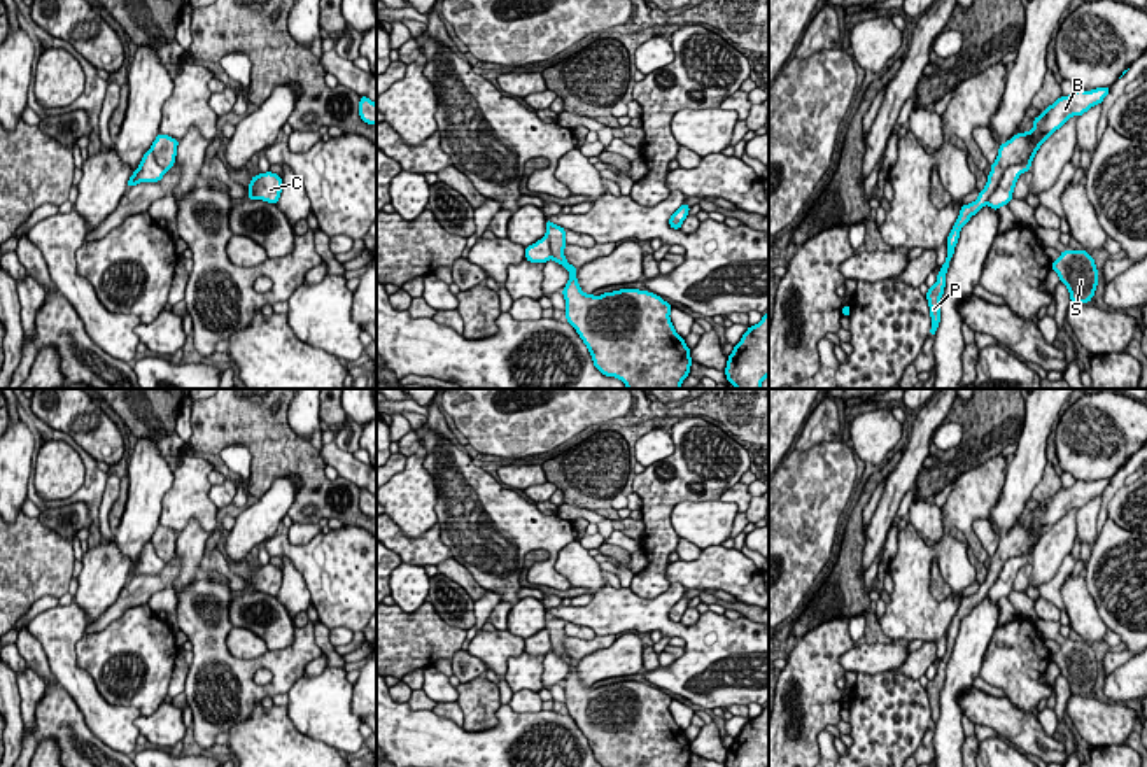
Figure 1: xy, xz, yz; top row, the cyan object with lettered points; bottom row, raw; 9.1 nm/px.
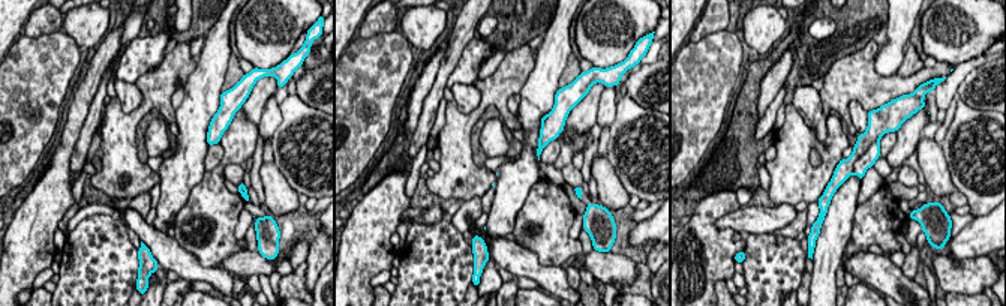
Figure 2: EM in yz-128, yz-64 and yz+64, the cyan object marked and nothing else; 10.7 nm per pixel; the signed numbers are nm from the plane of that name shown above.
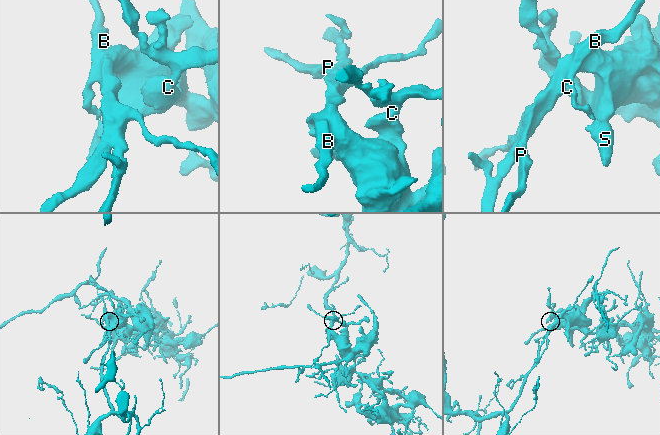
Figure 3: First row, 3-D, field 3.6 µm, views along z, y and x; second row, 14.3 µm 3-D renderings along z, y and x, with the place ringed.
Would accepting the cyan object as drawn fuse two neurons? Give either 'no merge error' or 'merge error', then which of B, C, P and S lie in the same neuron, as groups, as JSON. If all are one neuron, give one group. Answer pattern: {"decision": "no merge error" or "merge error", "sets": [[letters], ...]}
{"decision": "merge error", "sets": [["B"], ["C", "P", "S"]]}

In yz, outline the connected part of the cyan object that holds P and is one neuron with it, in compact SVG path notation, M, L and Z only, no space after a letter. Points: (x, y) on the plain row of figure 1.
M1031 522L1031 524L1017 525L1005 536L1000 536L998 548L996 553L991 557L986 580L979 585L979 590L975 594L963 597L960 601L958 613L954 615L946 634L947 637L946 655L942 657L937 667L937 674L926 685L930 709L932 709L930 728L935 728L935 723L940 714L940 690L946 679L946 665L949 660L949 653L953 651L961 620L970 613L972 608L975 608L988 595L989 588L996 583L1005 562L1014 557L1031 555L1037 543L1049 529L1051 527L1044 527Z

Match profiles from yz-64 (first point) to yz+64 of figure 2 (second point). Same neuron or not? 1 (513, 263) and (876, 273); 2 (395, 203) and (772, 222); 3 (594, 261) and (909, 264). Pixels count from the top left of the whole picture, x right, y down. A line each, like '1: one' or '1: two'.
1: one
2: two
3: two

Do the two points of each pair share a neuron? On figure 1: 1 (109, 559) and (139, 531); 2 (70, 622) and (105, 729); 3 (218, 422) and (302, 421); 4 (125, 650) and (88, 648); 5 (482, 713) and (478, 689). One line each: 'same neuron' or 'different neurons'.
1: different neurons
2: same neuron
3: different neurons
4: same neuron
5: same neuron

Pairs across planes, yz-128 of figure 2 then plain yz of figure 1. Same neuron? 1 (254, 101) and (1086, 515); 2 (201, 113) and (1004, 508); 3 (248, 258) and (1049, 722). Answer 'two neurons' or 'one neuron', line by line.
1: two neurons
2: one neuron
3: two neurons

